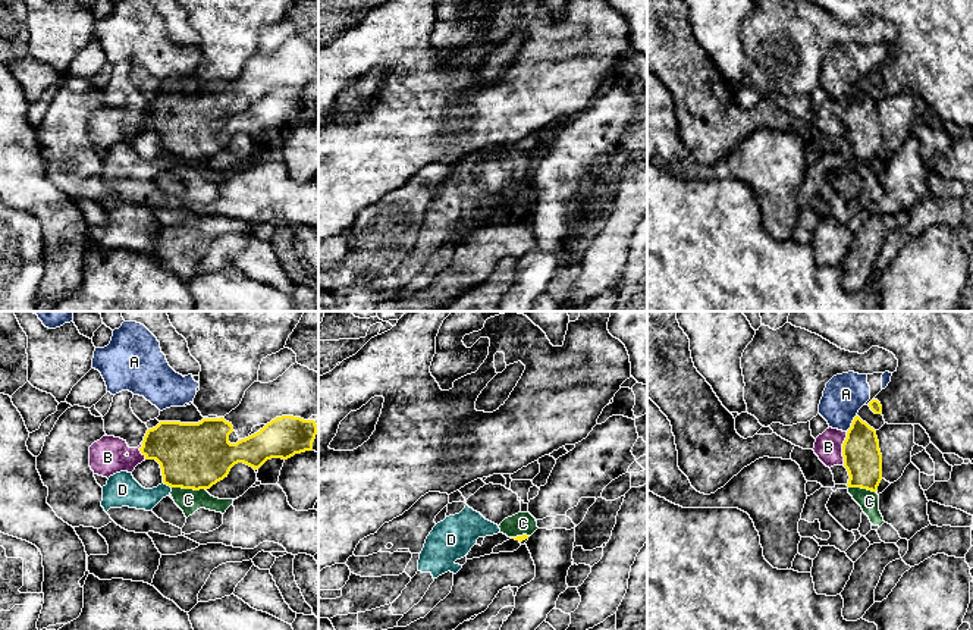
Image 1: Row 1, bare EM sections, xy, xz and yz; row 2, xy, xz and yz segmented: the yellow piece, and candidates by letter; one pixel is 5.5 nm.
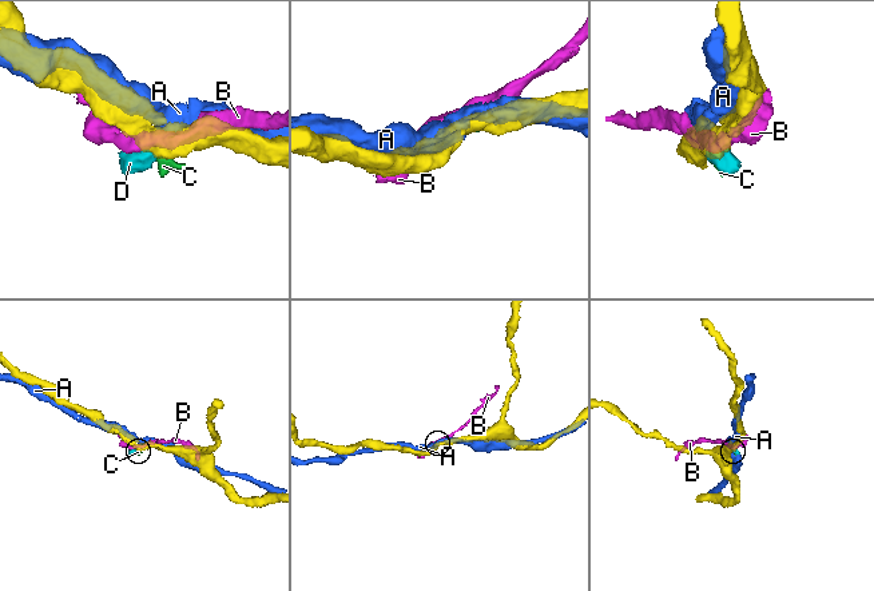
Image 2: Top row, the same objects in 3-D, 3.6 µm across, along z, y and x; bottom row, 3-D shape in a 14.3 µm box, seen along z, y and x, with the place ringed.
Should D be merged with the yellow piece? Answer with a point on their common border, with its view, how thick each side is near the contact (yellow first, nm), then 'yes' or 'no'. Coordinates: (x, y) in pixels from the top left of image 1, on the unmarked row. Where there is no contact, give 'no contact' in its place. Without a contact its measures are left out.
meets yellow in xy at (168, 156); 360 nm thick on the yellow side, 180 nm on the other; no

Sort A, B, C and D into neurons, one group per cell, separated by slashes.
A / B / C D

